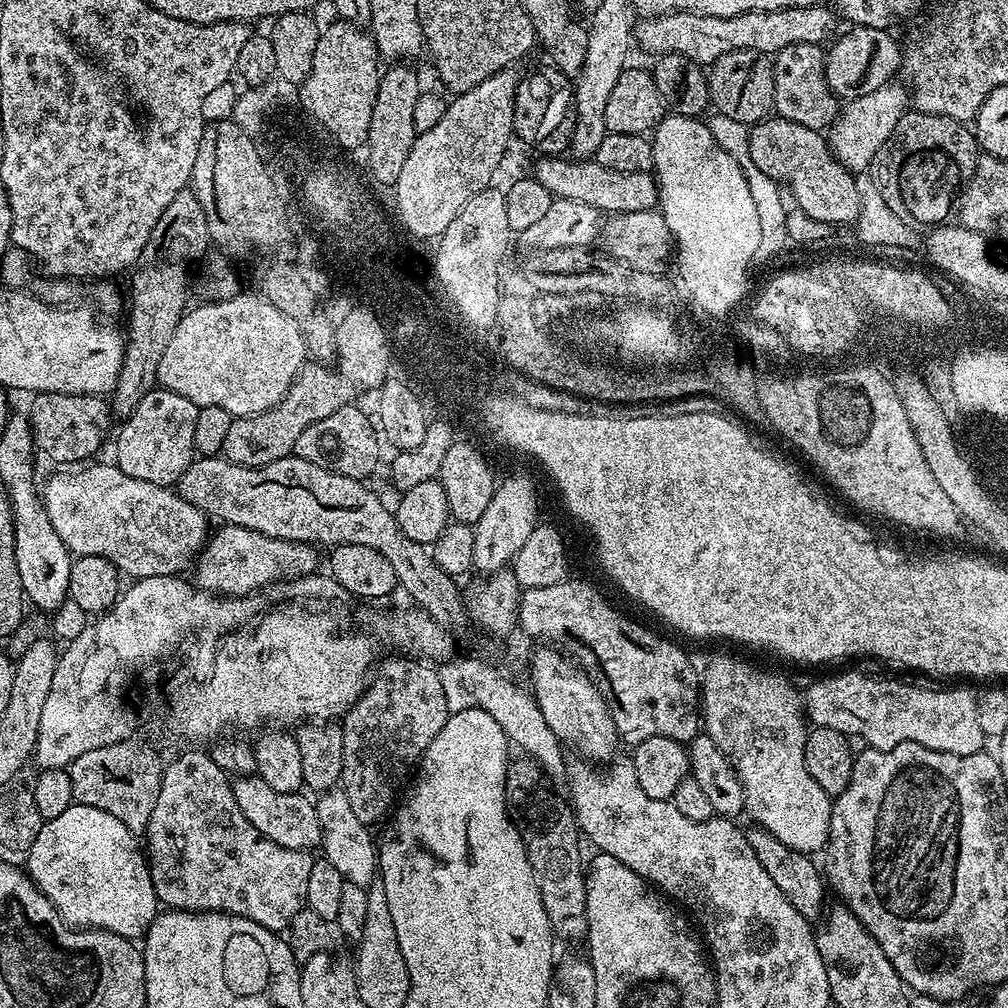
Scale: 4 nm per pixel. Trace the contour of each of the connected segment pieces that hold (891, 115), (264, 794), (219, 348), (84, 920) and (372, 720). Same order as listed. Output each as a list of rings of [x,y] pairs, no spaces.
[[[893,82],[882,85],[878,90],[870,90],[870,94],[862,94],[858,98],[847,101],[839,109],[836,120],[832,123],[826,139],[836,160],[843,168],[853,174],[871,169],[874,154],[890,138],[894,126],[904,117],[910,108],[910,92],[903,83]]]
[[[244,774],[231,781],[234,802],[238,802],[238,810],[270,842],[282,846],[286,850],[308,852],[321,843],[320,823],[316,814],[316,805],[307,795],[300,792],[279,792],[266,786],[262,778],[255,774]]]
[[[252,291],[253,293],[243,292],[229,296],[227,300],[216,300],[211,302],[212,304],[200,304],[193,312],[192,309],[185,311],[183,318],[178,322],[174,336],[170,338],[170,346],[166,346],[166,354],[162,354],[162,362],[158,366],[156,375],[159,387],[170,390],[174,394],[182,394],[182,398],[190,398],[190,402],[194,402],[201,409],[206,406],[222,406],[222,410],[226,410],[234,418],[262,414],[273,408],[288,393],[290,386],[299,376],[301,368],[306,364],[304,336],[298,330],[298,326],[294,322],[290,322],[290,318],[286,318],[286,314],[282,314],[282,310],[278,310],[278,306],[261,298],[255,291]]]
[[[72,803],[58,818],[44,821],[34,846],[26,853],[26,871],[38,890],[56,907],[60,917],[71,927],[81,930],[97,928],[103,932],[113,932],[136,942],[143,937],[158,914],[158,901],[152,872],[148,868],[145,849],[138,841],[137,833],[126,830],[118,818],[98,810],[98,806]]]
[[[404,659],[408,660],[388,660],[381,668],[379,665],[363,694],[342,717],[342,789],[350,800],[355,817],[367,826],[375,826],[374,824],[380,819],[383,821],[393,811],[397,803],[396,791],[403,786],[408,771],[410,776],[413,769],[419,765],[424,751],[428,749],[430,742],[434,742],[434,738],[438,738],[438,730],[446,726],[450,715],[439,671],[419,659]]]

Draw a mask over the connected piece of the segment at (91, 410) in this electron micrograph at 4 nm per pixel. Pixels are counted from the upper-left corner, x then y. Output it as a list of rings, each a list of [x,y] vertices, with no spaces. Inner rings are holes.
[[[37,392],[31,400],[32,433],[37,449],[43,455],[45,452],[56,466],[76,466],[95,457],[92,455],[103,446],[108,436],[108,427],[114,421],[109,401],[104,396]]]

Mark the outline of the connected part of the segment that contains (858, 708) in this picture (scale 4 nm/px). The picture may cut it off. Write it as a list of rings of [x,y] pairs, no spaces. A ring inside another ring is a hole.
[[[840,672],[837,676],[828,676],[825,680],[816,680],[806,692],[806,716],[817,728],[829,728],[838,730],[843,736],[858,734],[859,737],[866,738],[870,748],[893,748],[902,742],[918,742],[930,750],[938,750],[946,754],[958,754],[959,756],[969,756],[981,751],[985,747],[986,737],[982,734],[982,726],[978,726],[978,706],[976,705],[976,692],[968,688],[919,688],[916,684],[903,684],[900,680],[879,680],[876,676],[863,676],[860,672]]]

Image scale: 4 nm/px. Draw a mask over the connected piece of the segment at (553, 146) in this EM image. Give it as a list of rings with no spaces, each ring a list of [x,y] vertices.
[[[547,66],[541,72],[532,72],[523,77],[517,87],[514,102],[513,130],[519,139],[533,149],[541,148],[544,154],[560,154],[569,143],[573,125],[564,124],[564,119],[573,111],[573,81],[555,66]]]

